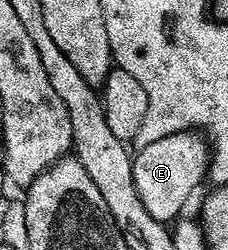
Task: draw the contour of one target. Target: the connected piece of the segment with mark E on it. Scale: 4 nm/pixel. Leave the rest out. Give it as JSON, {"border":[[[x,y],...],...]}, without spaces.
{"border":[[[180,131],[154,141],[154,145],[139,148],[132,159],[132,181],[136,186],[136,196],[146,213],[154,221],[165,225],[175,224],[185,214],[184,203],[191,201],[192,194],[200,187],[202,175],[205,176],[207,171],[208,147],[205,138],[193,131]]]}

